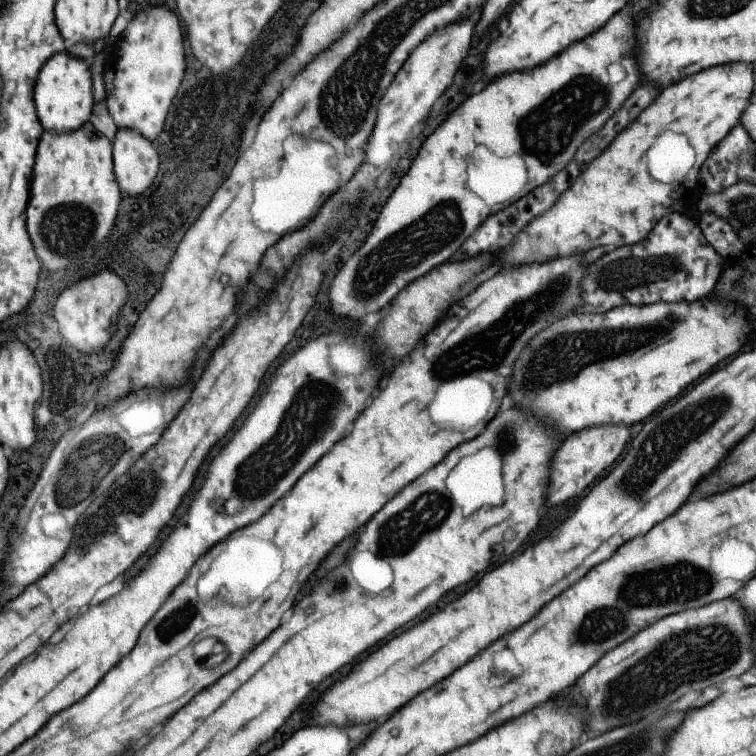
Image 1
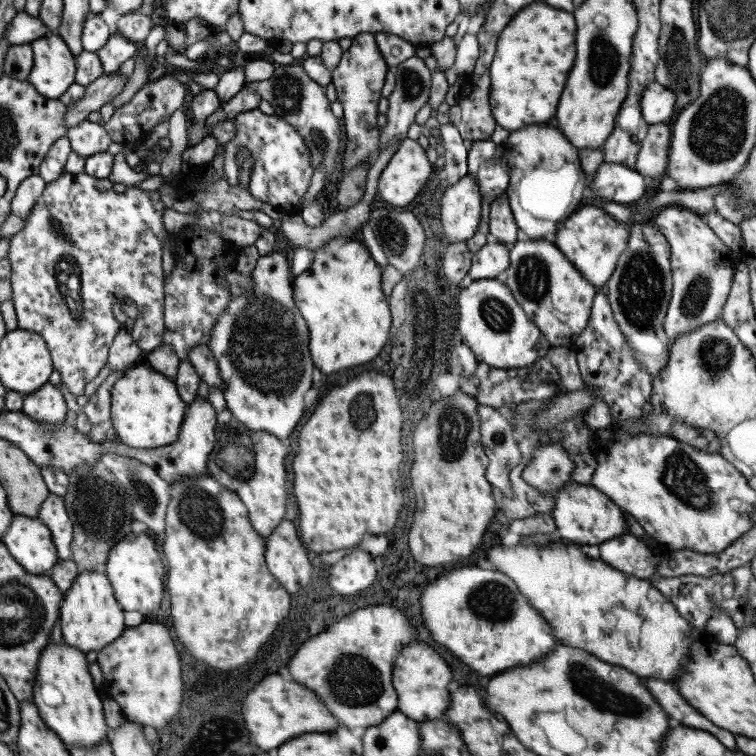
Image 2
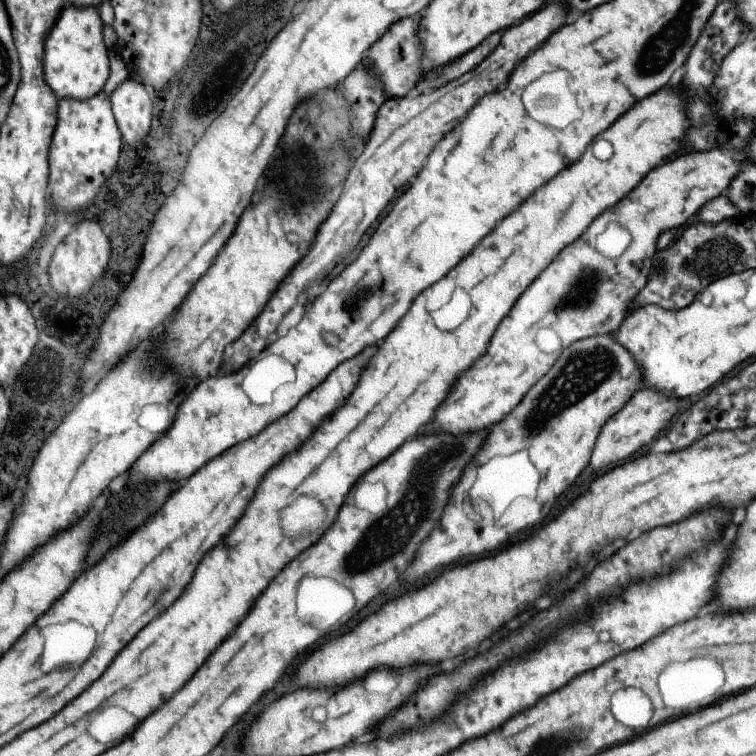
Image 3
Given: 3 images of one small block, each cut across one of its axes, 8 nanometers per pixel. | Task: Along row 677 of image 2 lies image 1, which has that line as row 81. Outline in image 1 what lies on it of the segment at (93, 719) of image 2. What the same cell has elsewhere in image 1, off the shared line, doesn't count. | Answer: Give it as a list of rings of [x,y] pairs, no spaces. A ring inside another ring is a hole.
[[[61,50],[47,59],[39,69],[33,87],[33,104],[37,120],[43,131],[53,130],[59,134],[73,132],[88,121],[92,110],[91,74],[84,60]]]

